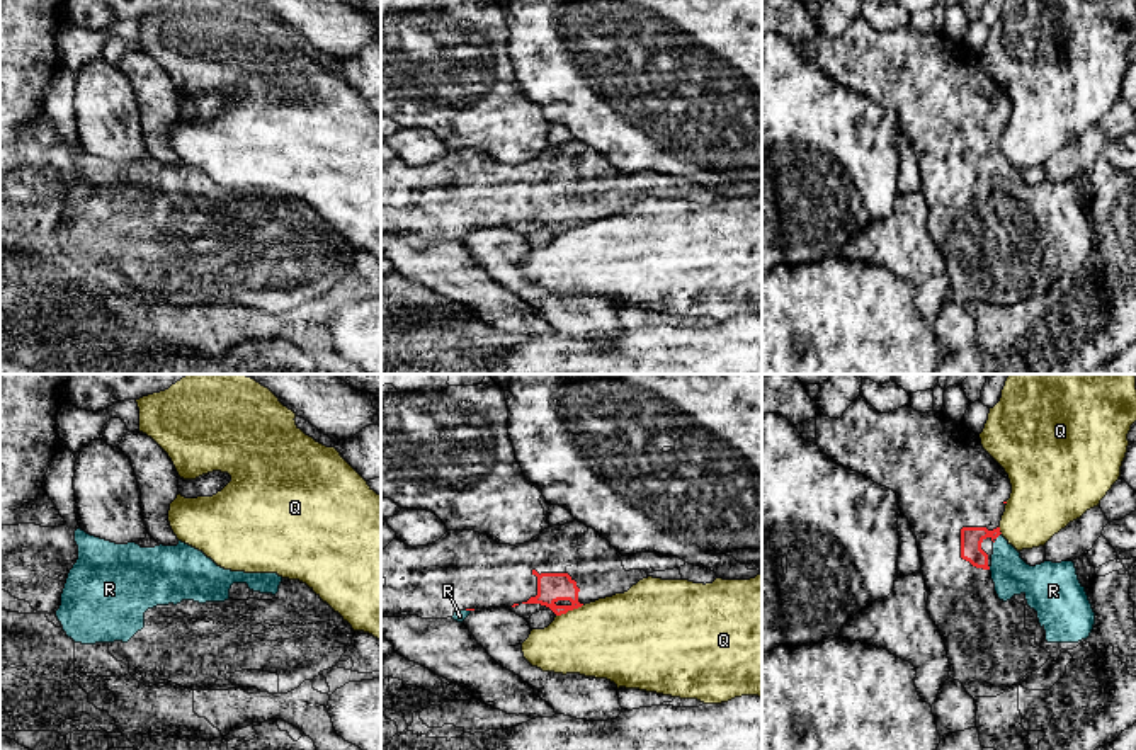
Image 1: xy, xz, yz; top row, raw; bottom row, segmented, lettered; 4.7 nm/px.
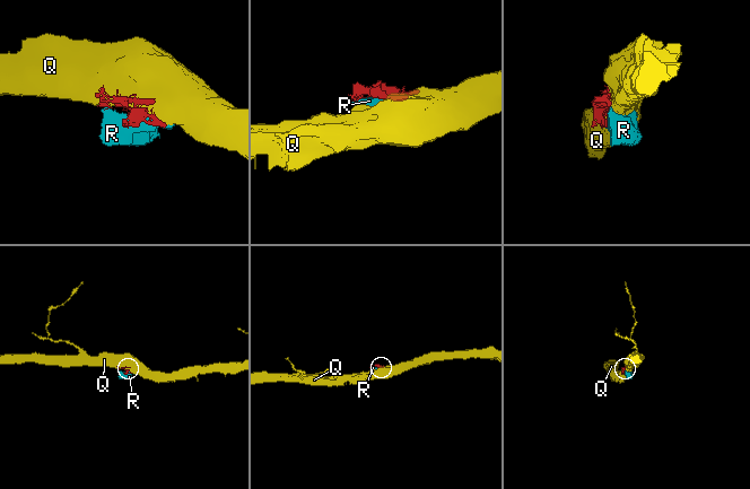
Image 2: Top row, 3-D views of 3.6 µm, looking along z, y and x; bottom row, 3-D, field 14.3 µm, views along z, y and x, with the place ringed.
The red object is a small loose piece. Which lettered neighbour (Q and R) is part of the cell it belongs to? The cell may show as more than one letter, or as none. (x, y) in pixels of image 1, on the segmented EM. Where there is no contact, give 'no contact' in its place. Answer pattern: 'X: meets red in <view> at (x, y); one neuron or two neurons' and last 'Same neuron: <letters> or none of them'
Q: meets red in xz at (568, 609); two neurons
R: meets red in yz at (997, 536); one neuron
Same neuron: R

